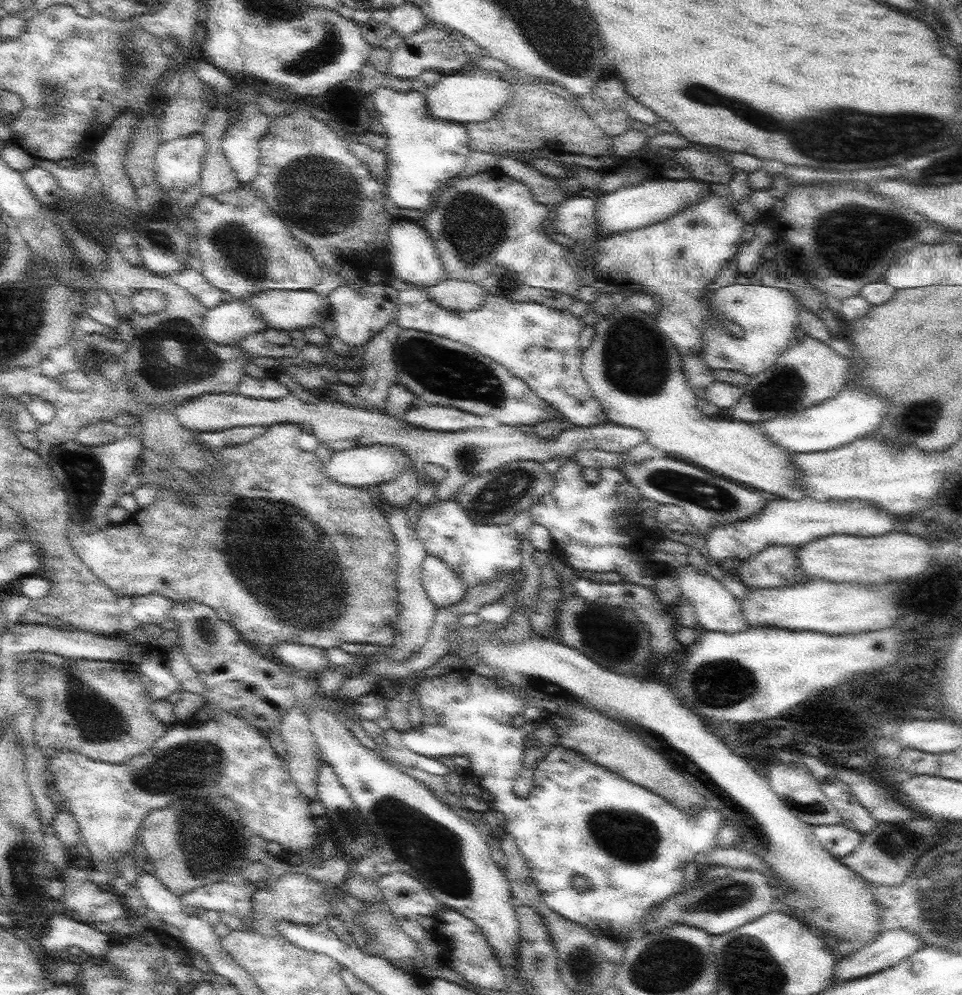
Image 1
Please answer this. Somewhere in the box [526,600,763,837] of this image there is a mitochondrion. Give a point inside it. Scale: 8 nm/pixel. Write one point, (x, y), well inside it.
(724, 683)

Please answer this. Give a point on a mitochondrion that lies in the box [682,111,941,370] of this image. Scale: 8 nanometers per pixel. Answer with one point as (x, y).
(910, 228)

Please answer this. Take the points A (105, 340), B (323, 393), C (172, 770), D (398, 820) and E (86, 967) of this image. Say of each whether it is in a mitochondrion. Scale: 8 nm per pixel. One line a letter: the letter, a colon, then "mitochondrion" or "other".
A: other
B: other
C: mitochondrion
D: mitochondrion
E: other

